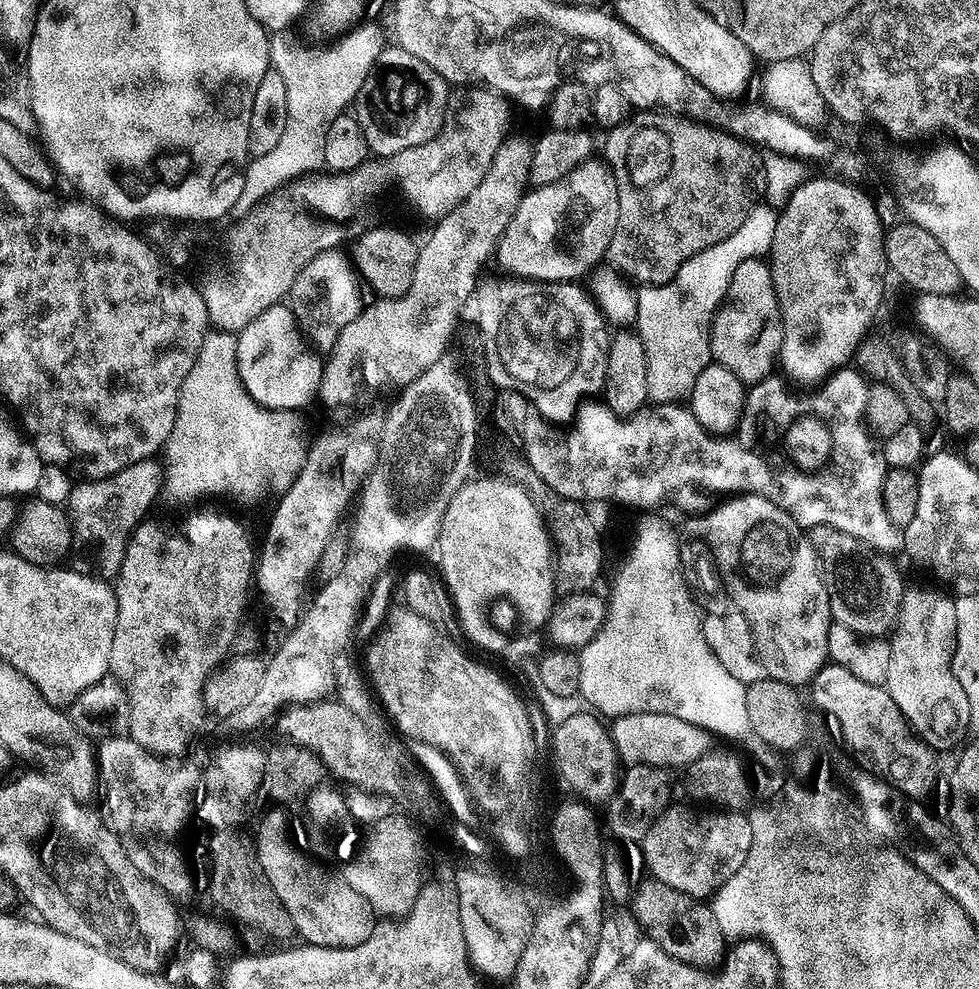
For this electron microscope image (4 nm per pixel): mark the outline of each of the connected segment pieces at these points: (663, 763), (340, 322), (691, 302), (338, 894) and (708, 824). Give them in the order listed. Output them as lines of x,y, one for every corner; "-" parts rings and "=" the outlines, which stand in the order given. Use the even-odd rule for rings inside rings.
643,712
617,716
611,721
610,731
619,763
624,766
645,764
651,768
669,770
680,768
683,764
695,765
710,748
709,737
701,729
670,714
=
321,254
308,264
302,270
302,274
298,274
290,293
290,307
300,332
313,349
324,354
327,354
334,346
342,328
359,315
362,309
360,294
356,290
357,281
344,276
343,266
331,264
328,259
327,255
-
312,280
320,283
320,292
312,288
=
753,207
730,238
722,238
722,242
694,254
694,258
686,261
672,280
641,287
635,293
637,314
634,328
640,333
646,350
649,401
657,404
687,401
698,374
713,363
708,333
712,331
712,317
728,294
728,283
734,270
738,270
738,262
767,257
772,250
778,212
775,207
763,207
=
272,806
272,809
260,820
254,831
256,857
270,882
274,894
286,906
286,914
296,927
296,936
303,943
327,948
349,948
366,942
374,931
374,913
372,907
344,881
343,875
330,872
323,863
309,858
292,845
288,837
288,816
283,807
=
669,806
644,836
643,867
666,886
674,886
674,890
682,890
682,894
690,894
695,900
704,900
719,893
742,866
752,841
752,827
744,812
695,812
676,807

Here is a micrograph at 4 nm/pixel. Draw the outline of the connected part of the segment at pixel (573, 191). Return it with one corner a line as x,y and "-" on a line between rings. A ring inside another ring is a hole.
590,158
566,178
558,182
543,184
529,189
510,220
494,253
501,270
524,282
573,283
584,274
589,275
607,255
610,238
617,228
619,187
608,173
607,168
596,158

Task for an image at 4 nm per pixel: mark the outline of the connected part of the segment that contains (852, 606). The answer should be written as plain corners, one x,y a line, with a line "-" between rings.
814,524
807,529
807,534
808,540
816,551
816,558
820,562
820,574
824,577
833,621
842,626
850,626
850,630
854,630
856,635
861,638
880,638
891,633
894,628
893,618
900,612
906,591
904,576
900,573
899,566
892,561
895,559
889,553
879,552
866,542
862,542
834,526

